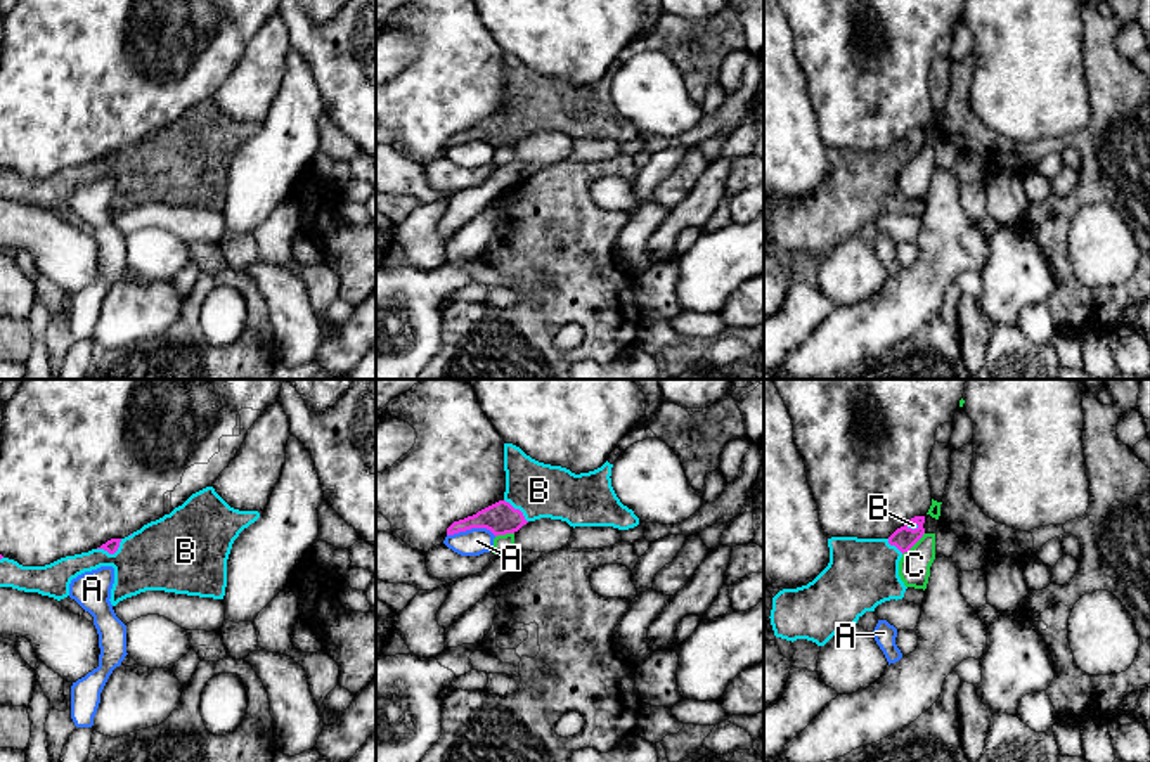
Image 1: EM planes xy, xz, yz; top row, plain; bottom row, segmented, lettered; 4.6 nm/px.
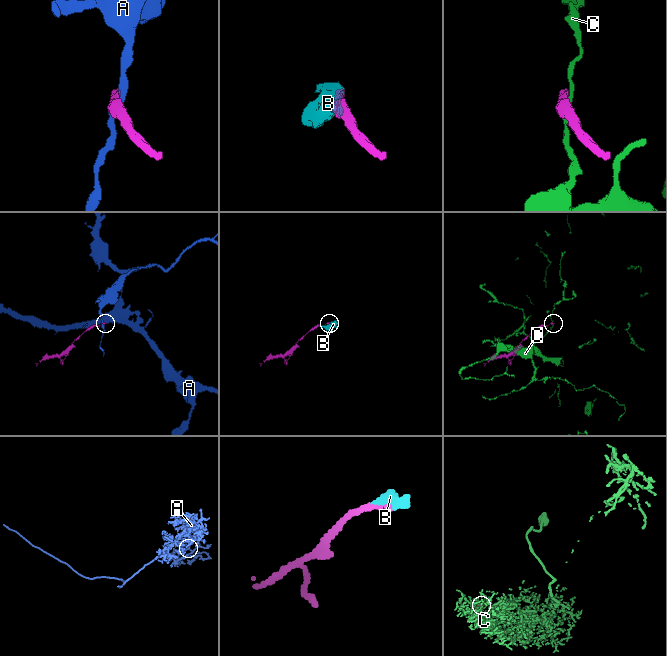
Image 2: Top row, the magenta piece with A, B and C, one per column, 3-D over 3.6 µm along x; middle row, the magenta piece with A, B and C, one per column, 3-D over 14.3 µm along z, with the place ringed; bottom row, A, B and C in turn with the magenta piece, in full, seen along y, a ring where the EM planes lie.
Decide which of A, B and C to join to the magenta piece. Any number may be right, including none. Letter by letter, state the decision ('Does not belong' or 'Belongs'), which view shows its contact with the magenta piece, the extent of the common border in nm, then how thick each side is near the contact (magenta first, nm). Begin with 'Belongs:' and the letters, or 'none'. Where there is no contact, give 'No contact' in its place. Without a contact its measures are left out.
Belongs: B
A: Does not belong. Touches magenta in xz. Shared border 240 nm. Thickness 150 nm (magenta) against 130 nm
B: Belongs. Touches magenta in xy. Shared border 130 nm. Thickness 70 nm (magenta) against 340 nm
C: Does not belong. Touches magenta in yz. Shared border 150 nm. Thickness 100 nm (magenta) against 140 nm

